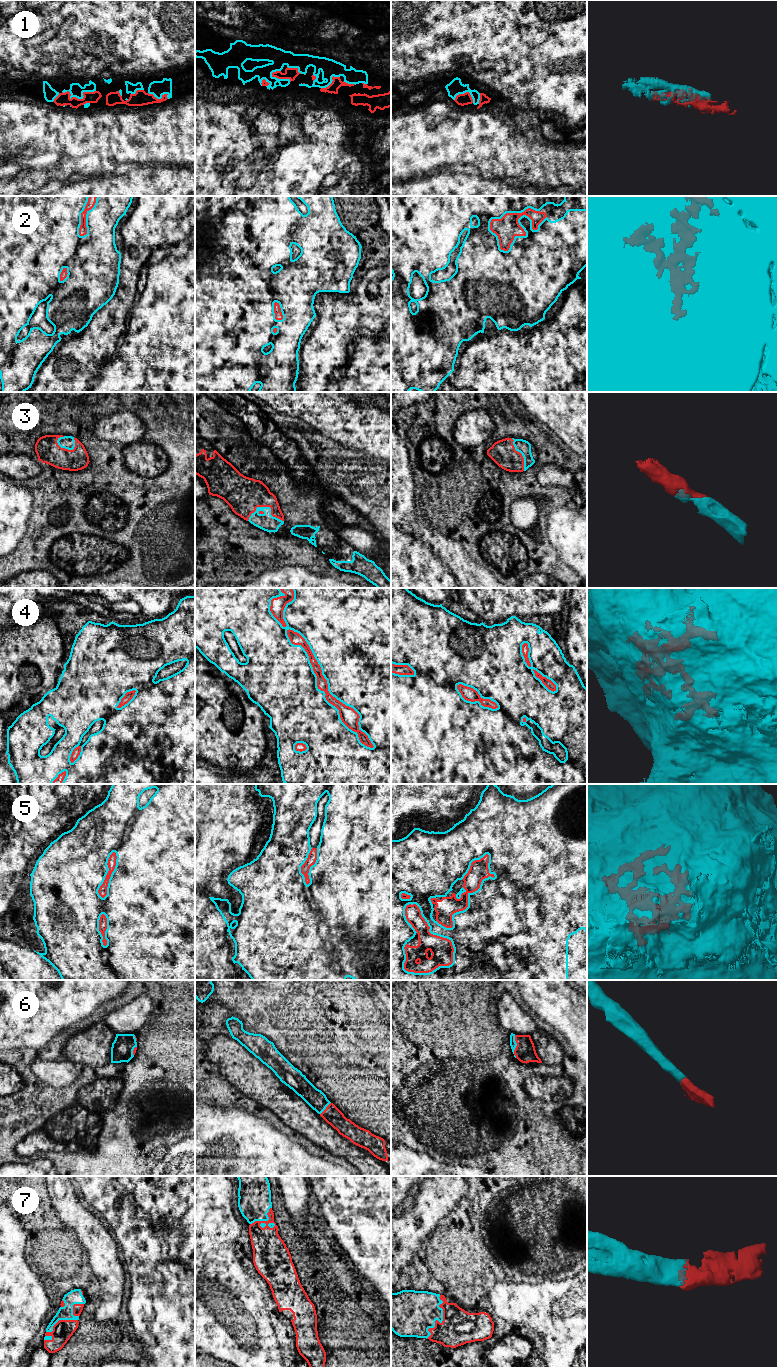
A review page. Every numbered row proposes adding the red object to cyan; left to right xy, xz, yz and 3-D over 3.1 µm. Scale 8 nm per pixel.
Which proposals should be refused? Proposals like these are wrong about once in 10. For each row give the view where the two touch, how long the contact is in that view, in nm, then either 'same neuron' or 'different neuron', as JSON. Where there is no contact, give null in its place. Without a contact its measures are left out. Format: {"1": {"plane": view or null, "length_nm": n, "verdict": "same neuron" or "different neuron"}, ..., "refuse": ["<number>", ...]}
{"1": {"plane": "xy", "length_nm": 280, "verdict": "same neuron"}, "2": {"plane": "yz", "length_nm": 460, "verdict": "same neuron"}, "3": {"plane": "xz", "length_nm": 300, "verdict": "same neuron"}, "4": {"plane": "xz", "length_nm": 1200, "verdict": "same neuron"}, "5": {"plane": "yz", "length_nm": 600, "verdict": "same neuron"}, "6": {"plane": "yz", "length_nm": 180, "verdict": "same neuron"}, "7": {"plane": "xz", "length_nm": 220, "verdict": "same neuron"}, "refuse": []}

